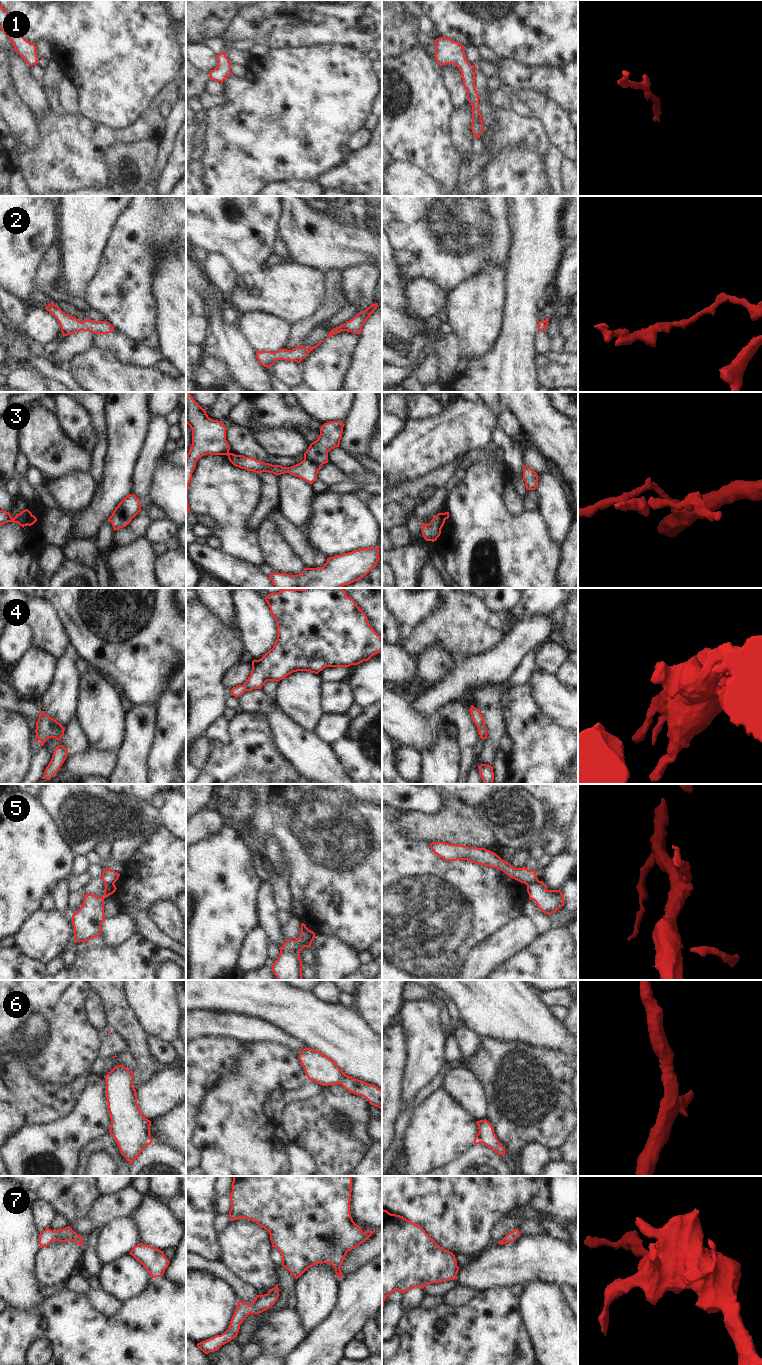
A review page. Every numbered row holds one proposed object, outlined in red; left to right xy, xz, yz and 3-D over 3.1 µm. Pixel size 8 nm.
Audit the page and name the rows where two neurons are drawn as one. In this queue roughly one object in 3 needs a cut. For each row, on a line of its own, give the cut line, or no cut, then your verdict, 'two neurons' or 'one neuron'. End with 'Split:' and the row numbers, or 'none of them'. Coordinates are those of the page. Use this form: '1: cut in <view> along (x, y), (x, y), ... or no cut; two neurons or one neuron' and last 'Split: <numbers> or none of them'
1: no cut; one neuron
2: no cut; one neuron
3: cut in xz along (228, 452), (226, 454); two neurons
4: no cut; one neuron
5: cut in yz along (539, 881), (527, 885); two neurons
6: cut in xz along (346, 1075), (340, 1083); two neurons
7: no cut; one neuron
Split: 3, 5, 6

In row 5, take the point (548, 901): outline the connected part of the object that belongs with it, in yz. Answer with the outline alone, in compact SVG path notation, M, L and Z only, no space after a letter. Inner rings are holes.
M543 881L527 885L529 900L534 900L538 909L552 914L564 906L564 896L560 890L547 890Z

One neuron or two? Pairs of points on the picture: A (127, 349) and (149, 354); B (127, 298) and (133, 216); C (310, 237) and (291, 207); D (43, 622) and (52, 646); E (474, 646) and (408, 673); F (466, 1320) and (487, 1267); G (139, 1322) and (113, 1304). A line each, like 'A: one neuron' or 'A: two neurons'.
A: one neuron
B: one neuron
C: one neuron
D: one neuron
E: two neurons
F: two neurons
G: two neurons

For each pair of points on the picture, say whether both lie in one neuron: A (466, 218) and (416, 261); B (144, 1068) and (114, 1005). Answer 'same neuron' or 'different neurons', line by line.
A: same neuron
B: same neuron

